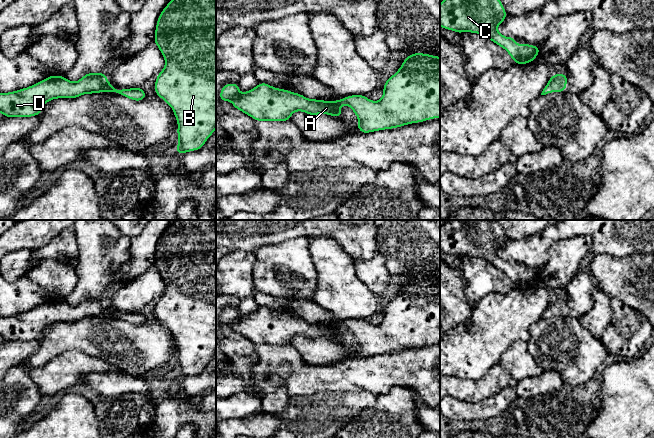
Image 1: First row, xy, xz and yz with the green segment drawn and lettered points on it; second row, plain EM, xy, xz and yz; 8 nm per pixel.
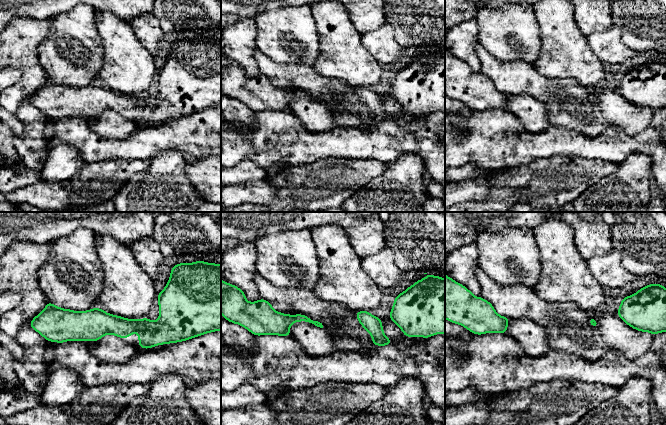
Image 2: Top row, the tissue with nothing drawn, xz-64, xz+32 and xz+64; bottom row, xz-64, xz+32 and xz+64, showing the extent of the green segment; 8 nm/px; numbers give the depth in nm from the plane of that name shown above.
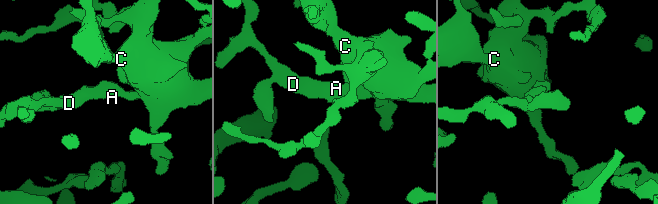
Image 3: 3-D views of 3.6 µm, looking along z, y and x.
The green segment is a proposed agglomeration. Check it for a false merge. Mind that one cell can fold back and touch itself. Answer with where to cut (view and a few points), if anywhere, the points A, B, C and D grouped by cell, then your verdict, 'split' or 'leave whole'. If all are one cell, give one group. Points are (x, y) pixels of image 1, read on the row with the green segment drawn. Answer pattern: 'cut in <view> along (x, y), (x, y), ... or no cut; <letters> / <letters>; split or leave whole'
no cut; A B C D; leave whole

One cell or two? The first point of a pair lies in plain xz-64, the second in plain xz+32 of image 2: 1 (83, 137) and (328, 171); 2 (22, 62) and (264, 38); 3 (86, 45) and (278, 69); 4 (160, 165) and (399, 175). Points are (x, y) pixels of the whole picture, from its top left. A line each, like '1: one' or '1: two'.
1: two
2: two
3: two
4: one

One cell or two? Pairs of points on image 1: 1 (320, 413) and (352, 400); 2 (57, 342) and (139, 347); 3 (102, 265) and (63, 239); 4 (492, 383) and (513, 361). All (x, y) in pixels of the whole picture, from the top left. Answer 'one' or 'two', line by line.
1: one
2: one
3: two
4: two

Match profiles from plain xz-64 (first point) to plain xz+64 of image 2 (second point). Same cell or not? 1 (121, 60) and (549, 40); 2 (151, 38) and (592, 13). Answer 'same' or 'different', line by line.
1: same
2: different

